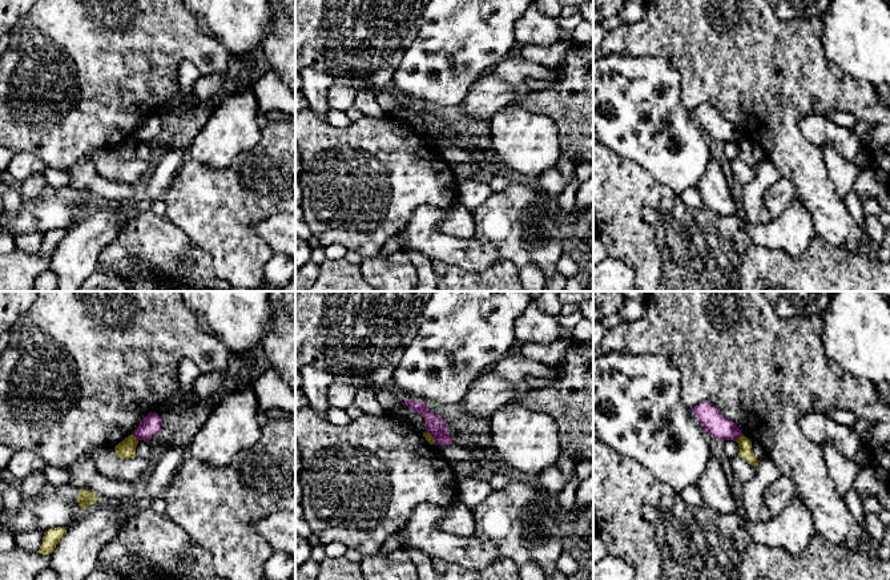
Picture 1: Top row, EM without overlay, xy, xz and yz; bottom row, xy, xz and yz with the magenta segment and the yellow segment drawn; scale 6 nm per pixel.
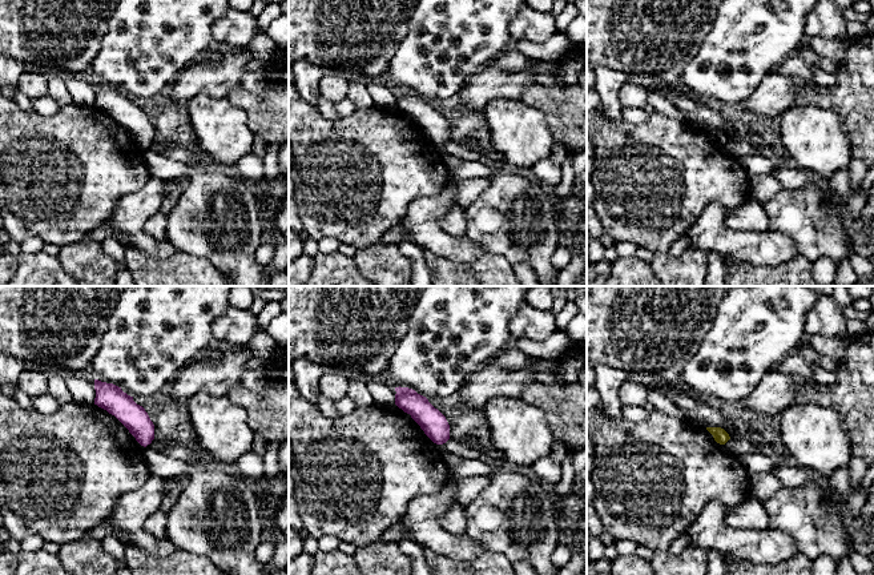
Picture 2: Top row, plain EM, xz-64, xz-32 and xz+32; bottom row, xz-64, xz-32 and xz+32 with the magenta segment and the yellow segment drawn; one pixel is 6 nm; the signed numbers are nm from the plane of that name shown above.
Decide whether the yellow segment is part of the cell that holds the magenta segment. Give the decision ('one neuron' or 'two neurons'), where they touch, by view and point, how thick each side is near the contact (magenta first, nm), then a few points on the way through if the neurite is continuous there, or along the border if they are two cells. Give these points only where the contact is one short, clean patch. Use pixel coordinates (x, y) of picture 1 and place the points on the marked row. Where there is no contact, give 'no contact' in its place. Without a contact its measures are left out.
two neurons; meets magenta in yz at (739, 436); 140 nm thick on the magenta side, 80 nm on the other; border along yz (742, 434), (736, 440)

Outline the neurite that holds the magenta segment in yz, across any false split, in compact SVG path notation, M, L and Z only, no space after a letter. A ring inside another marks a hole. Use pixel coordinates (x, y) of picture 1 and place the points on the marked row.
M701 402L690 410L694 418L704 427L705 432L722 442L737 440L744 435L730 419L724 416L714 406L708 402Z

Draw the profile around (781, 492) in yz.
M781 475L764 495L765 504L774 517L780 515L794 499L796 484L792 479Z

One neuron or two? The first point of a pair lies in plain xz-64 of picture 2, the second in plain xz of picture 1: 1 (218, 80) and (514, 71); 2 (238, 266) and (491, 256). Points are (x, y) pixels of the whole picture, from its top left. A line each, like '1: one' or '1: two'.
1: two
2: two

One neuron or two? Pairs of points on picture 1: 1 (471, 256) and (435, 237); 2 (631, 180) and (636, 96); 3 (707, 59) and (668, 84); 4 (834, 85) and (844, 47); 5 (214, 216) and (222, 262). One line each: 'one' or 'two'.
1: one
2: two
3: two
4: two
5: one

